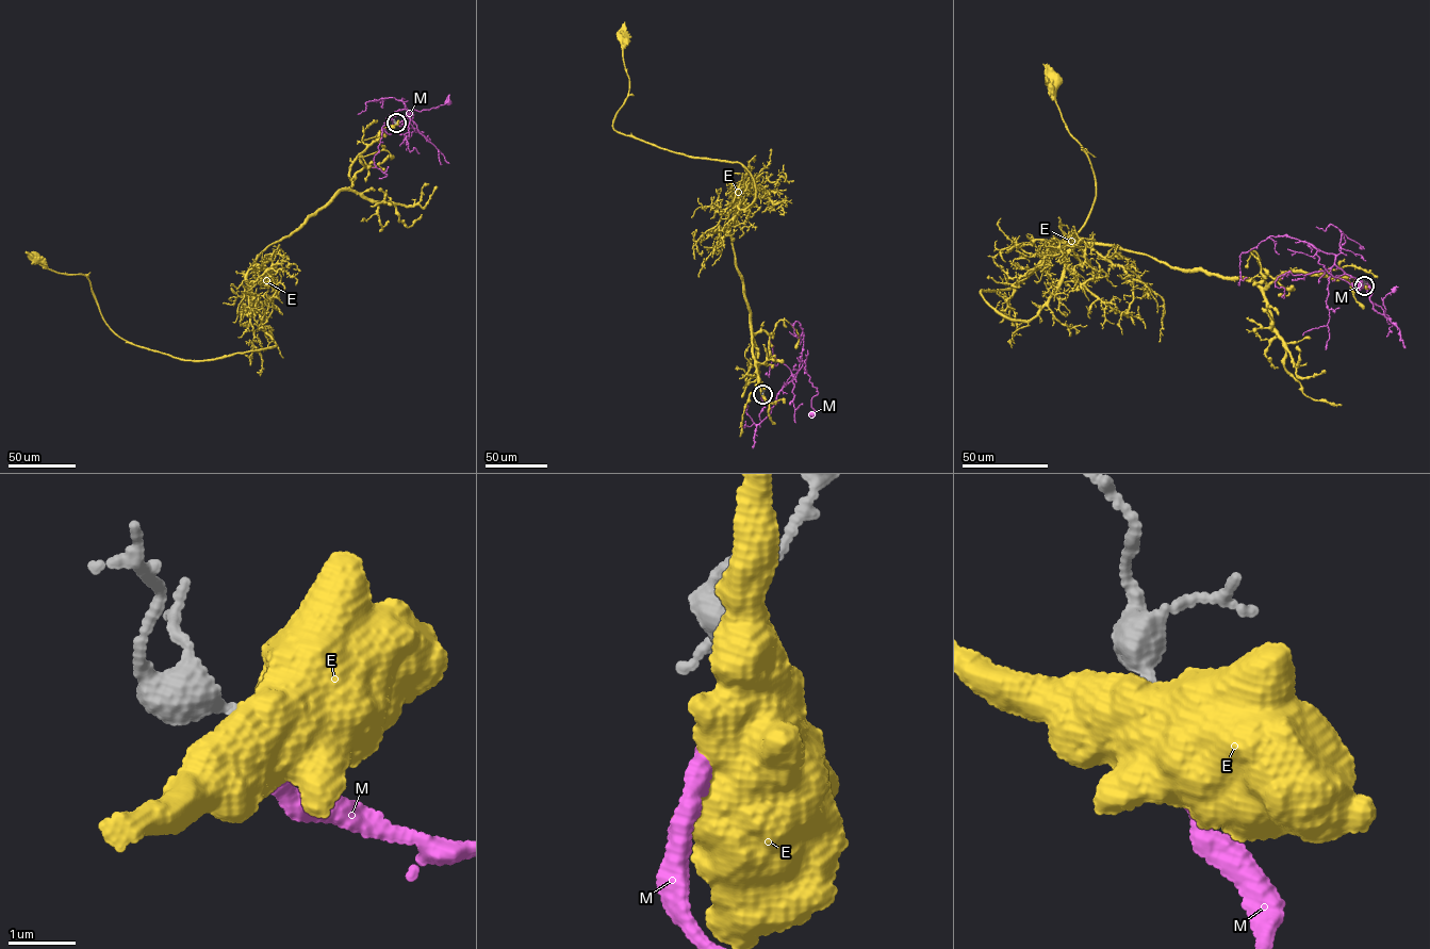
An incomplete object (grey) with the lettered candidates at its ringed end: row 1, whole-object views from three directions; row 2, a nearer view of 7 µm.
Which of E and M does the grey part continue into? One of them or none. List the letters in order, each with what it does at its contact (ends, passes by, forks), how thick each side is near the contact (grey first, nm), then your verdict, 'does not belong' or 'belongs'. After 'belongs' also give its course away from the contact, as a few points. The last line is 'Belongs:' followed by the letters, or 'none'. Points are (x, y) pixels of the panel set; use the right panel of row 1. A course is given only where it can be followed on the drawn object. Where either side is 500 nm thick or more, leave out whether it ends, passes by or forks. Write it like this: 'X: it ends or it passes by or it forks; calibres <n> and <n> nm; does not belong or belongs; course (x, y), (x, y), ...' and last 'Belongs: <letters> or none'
E: calibres 280 and 950 nm; does not belong
M: it ends; calibres 280 and 110 nm; belongs; course (1364, 285), (1383, 314), (1374, 309), (1368, 285), (1338, 267), (1334, 255), (1312, 246), (1325, 270), (1357, 287)
Belongs: M

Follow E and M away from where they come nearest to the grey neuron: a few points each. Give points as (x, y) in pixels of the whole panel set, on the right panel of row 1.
E: (1364, 284), (1263, 288), (1082, 242), (1037, 314), (998, 313), (982, 291), (1036, 270), (1095, 196), (1054, 76)
M: (1364, 285), (1383, 314), (1374, 309), (1368, 285), (1338, 267), (1334, 255), (1312, 246), (1325, 270), (1357, 287)

